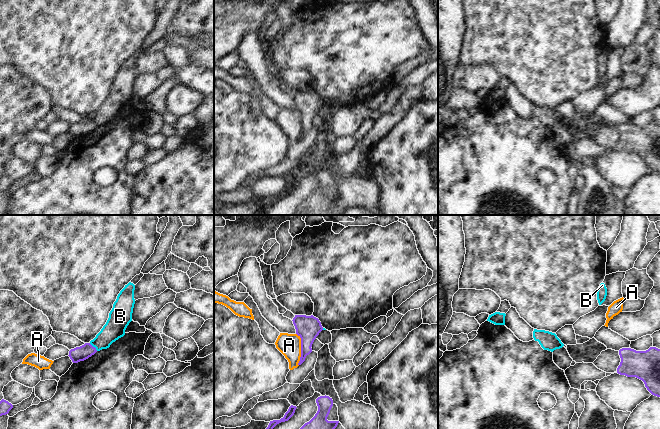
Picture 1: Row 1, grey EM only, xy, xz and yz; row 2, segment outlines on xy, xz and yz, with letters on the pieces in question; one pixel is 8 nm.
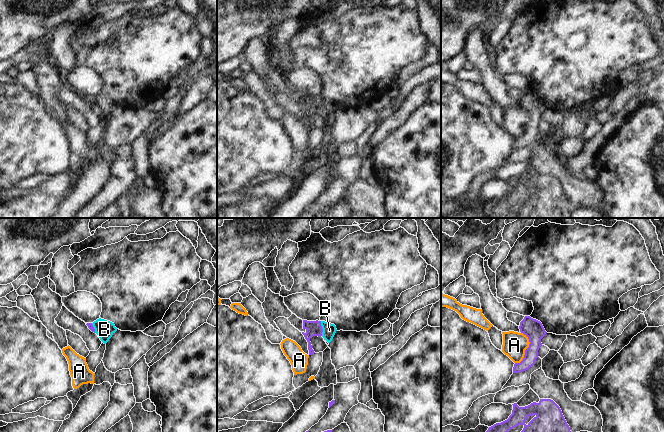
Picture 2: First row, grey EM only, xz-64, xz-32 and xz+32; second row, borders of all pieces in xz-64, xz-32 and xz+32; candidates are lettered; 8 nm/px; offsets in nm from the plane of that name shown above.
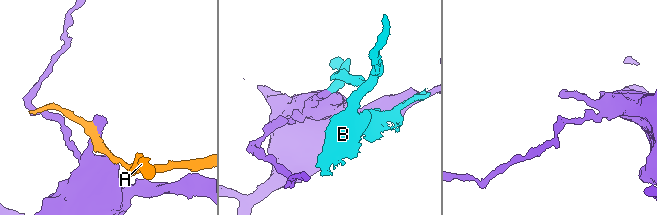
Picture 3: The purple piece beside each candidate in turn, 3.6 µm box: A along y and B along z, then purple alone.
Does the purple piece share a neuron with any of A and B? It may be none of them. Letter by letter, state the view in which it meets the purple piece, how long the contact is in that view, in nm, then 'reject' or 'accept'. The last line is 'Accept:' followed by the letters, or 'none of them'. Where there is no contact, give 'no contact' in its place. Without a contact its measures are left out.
A: contact in xz; length 260 nm; reject
B: contact in xy; length 90 nm; reject
Accept: none of them

